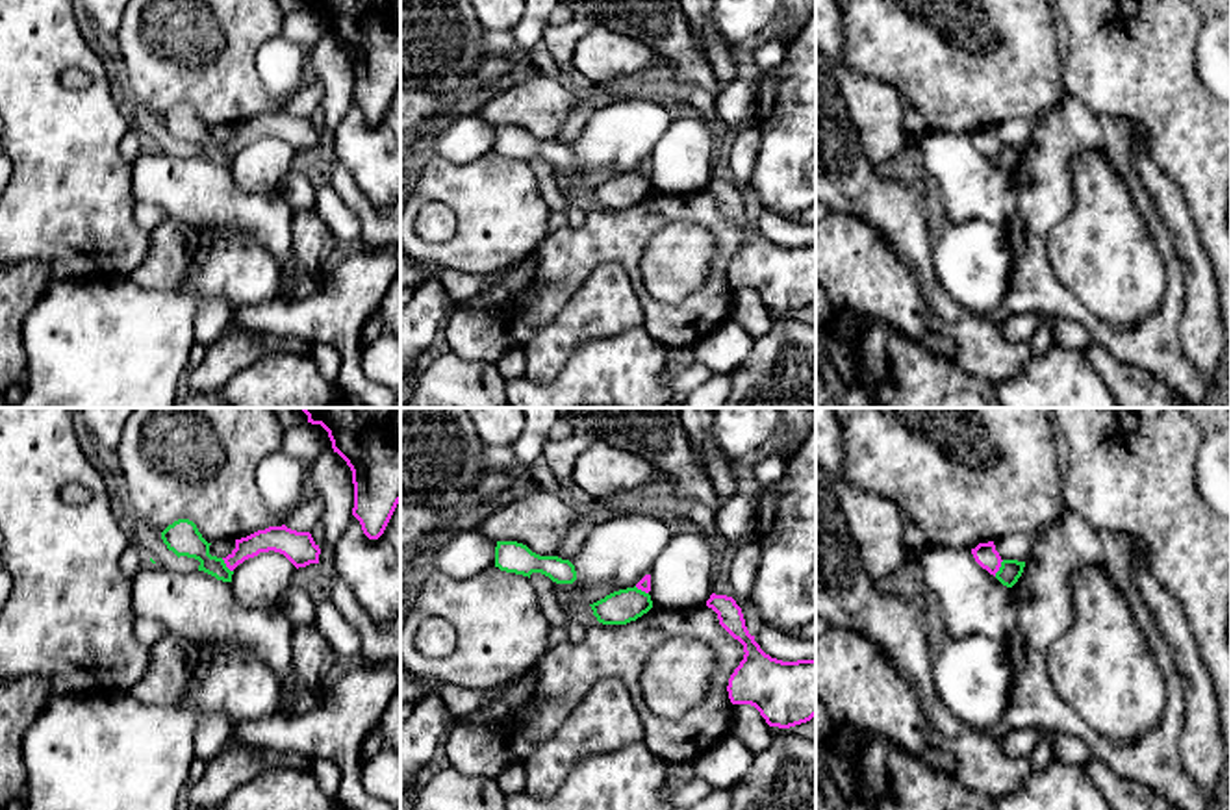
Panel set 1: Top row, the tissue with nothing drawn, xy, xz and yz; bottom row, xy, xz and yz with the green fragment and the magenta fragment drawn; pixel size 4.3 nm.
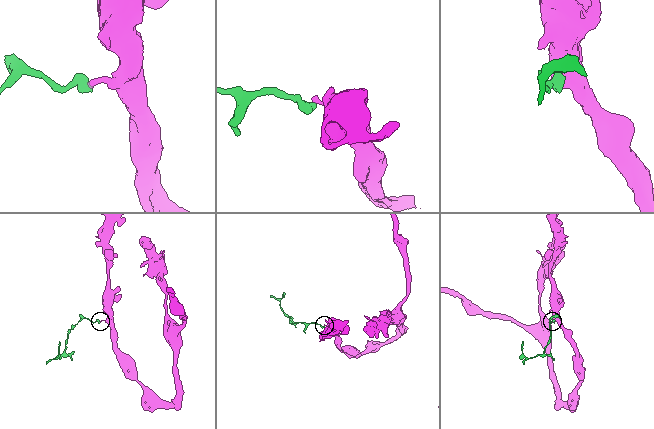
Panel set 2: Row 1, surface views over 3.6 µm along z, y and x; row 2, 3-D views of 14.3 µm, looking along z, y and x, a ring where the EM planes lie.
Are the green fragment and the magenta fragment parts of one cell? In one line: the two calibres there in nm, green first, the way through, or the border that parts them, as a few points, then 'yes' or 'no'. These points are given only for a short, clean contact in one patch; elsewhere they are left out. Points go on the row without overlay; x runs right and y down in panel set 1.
100/100 nm | along yz (1003, 145), (994, 160) | no

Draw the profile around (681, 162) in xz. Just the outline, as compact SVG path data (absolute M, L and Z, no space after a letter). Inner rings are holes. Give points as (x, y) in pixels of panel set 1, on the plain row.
M703 117L671 120L649 158L653 191L690 195L706 189L717 146L716 122Z

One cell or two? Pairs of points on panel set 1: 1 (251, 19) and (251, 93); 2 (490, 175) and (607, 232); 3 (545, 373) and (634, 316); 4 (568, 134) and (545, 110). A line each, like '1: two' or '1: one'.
1: one
2: two
3: one
4: two

